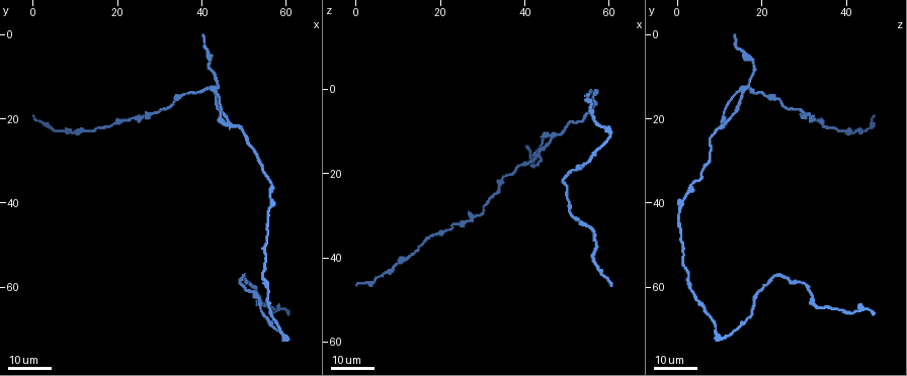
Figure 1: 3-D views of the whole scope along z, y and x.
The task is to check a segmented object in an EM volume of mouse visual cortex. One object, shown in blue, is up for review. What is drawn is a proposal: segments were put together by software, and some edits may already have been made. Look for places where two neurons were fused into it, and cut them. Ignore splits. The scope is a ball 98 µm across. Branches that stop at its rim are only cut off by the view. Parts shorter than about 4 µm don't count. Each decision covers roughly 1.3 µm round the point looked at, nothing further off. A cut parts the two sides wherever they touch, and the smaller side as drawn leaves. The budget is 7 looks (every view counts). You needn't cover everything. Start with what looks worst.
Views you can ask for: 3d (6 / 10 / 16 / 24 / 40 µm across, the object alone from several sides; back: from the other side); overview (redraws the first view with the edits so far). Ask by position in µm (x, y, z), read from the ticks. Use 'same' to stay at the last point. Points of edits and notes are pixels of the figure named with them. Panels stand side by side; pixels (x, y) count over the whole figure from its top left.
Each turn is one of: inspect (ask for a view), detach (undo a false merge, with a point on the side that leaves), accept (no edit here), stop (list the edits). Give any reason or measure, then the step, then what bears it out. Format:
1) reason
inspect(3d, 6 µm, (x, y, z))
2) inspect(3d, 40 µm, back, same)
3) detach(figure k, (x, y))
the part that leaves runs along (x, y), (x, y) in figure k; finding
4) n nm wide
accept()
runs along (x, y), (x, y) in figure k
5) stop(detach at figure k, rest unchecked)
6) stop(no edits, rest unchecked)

inspect(3d, 24 µm, (60.5, 72.5, 10.5))

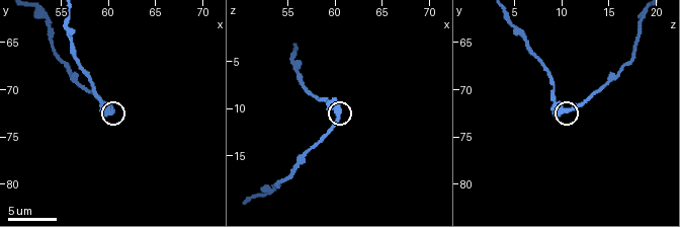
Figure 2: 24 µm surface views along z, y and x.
closer look
inspect(3d, 10 µm, (60.2, 72.2, 10.6))

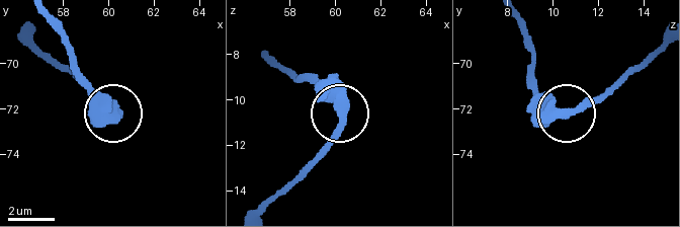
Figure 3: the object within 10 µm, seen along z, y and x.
410 nm wide
accept()
runs along (518, 20), (534, 84), (567, 110), (584, 110), (617, 80) in figure 3; continuous, no second neuron

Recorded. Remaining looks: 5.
sudden change in width
inspect(3d, 24 µm, (24.0, 20.0, 32.0))

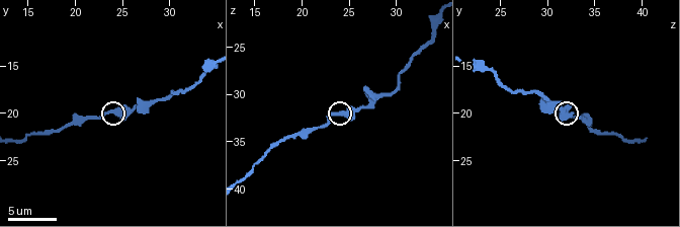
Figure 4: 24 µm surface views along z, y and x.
inspect(3d, 6 µm, (24.2, 20.0, 32.0))

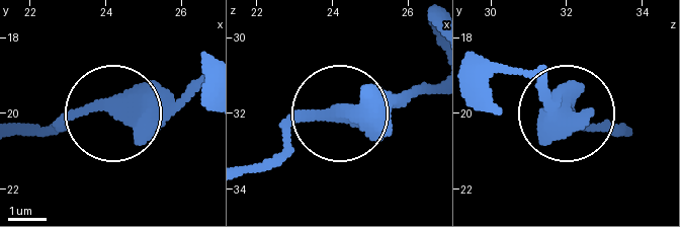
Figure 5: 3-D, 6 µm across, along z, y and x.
accept()
one neuron here

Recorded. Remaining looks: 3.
side arm on a straight run
inspect(3d, 10 µm, (19.6, 21.2, 34.2))

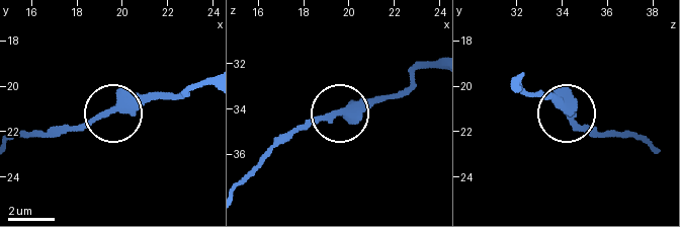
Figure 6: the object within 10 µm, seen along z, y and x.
3 arms
accept()
runs along (435, 60), (418, 68), (400, 91), (353, 102), (286, 134) in figure 6; one neuron here

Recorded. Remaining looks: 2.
sudden change in width
inspect(3d, 16 µm, (52.5, 60.5, 31.0))

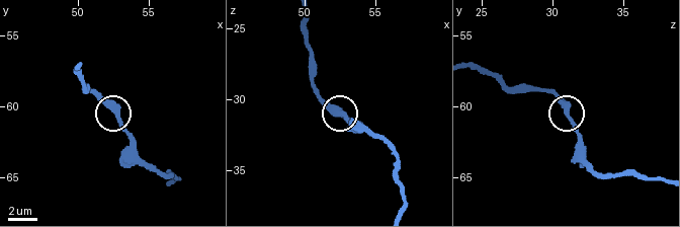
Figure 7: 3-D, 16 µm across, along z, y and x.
closer look
inspect(3d, 10 µm, (52.8, 60.6, 31.0))

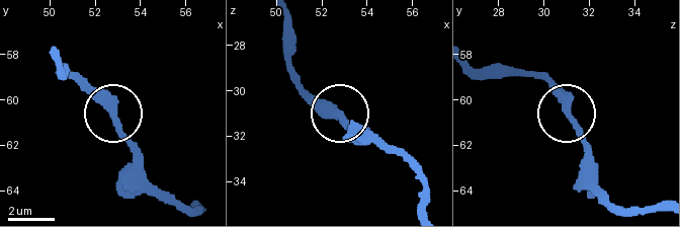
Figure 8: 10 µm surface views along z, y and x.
accept()
runs along (470, 63), (516, 68), (545, 80), (590, 153) in figure 8; continuous, no second neuron

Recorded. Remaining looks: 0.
stop(no edits, rest unchecked)

